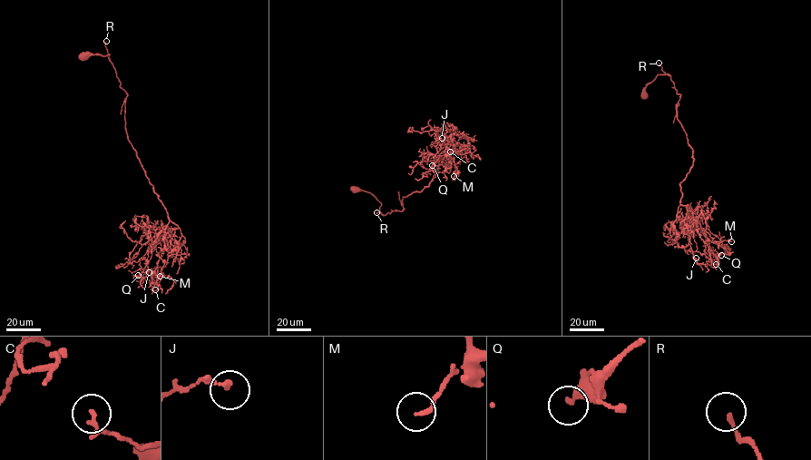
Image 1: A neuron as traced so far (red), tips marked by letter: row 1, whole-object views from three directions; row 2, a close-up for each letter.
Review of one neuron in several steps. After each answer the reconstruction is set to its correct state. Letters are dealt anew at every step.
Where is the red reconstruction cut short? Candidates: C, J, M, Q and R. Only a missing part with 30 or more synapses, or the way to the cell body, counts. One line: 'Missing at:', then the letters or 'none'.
Missing at: none

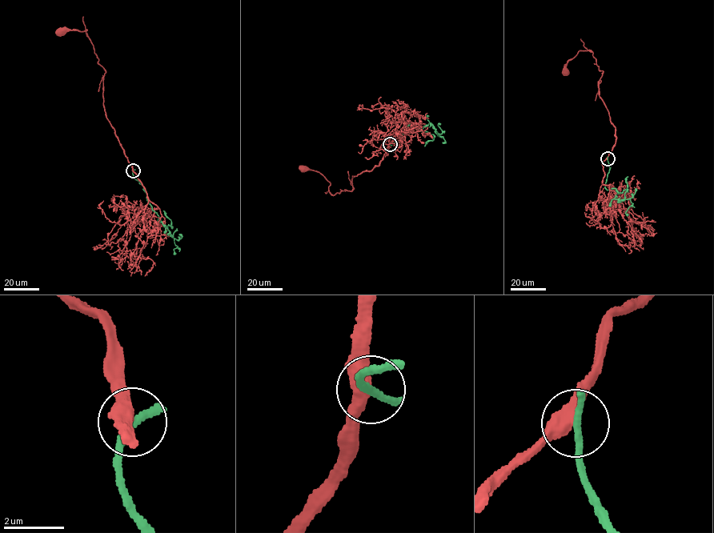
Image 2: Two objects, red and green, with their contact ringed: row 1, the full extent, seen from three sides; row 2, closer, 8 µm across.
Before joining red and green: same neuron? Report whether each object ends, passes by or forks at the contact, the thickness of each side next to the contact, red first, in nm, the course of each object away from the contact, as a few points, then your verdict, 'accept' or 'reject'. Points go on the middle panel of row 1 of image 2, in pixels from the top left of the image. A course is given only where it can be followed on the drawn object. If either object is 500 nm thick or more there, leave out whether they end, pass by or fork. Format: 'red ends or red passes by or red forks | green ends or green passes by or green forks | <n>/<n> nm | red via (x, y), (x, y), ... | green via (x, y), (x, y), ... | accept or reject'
red passes by | green ends | 480/320 nm | red via (390, 144), (379, 166), (352, 176), (351, 191), (333, 195), (322, 175), (303, 168) | green via (390, 144), (400, 139), (411, 123), (418, 130), (430, 122), (437, 134), (442, 133), (439, 125) | reject

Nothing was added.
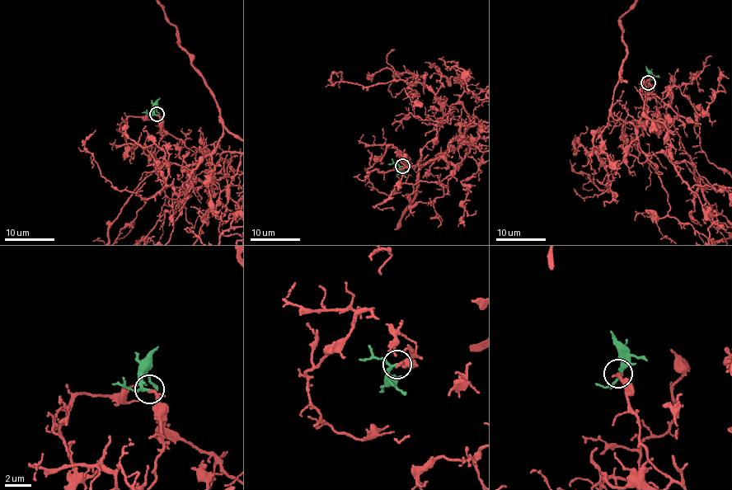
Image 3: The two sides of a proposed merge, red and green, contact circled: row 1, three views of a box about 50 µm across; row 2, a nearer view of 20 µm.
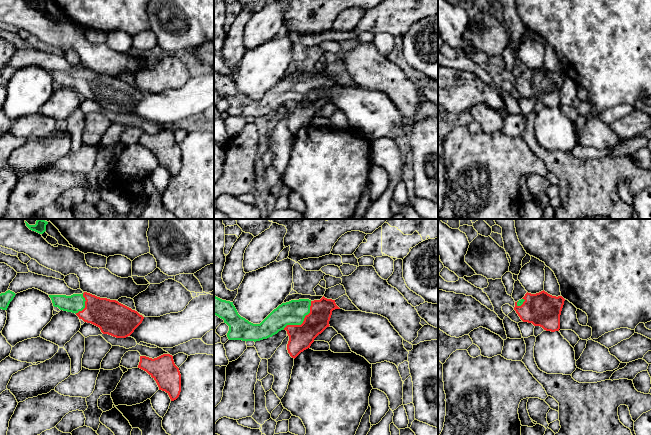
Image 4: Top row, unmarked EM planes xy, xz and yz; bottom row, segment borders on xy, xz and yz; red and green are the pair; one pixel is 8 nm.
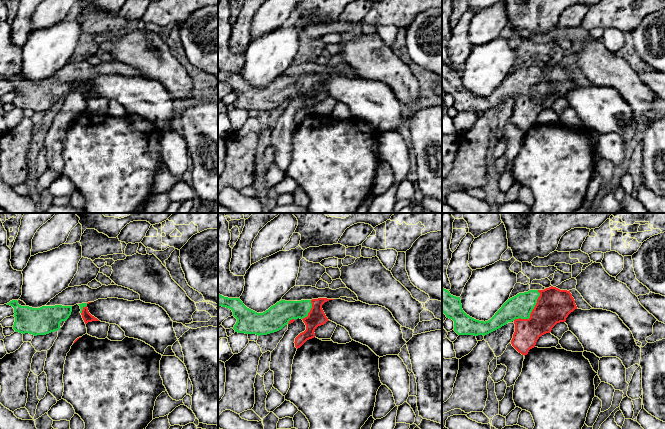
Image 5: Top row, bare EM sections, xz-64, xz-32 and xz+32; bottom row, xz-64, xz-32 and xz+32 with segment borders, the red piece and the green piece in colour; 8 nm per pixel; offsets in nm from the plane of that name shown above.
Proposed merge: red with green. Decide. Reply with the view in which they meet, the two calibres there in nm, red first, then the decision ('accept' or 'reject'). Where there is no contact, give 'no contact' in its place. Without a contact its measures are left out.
meets red in xz; 200 nm thick on the red side, 190 nm on the other; accept

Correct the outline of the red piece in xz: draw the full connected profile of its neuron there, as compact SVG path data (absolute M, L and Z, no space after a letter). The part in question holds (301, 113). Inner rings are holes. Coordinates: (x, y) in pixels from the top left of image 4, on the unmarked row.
M214 72L214 91L229 102L229 116L260 117L286 106L289 112L288 129L296 134L310 124L314 115L327 103L332 87L340 85L335 76L324 72L320 76L291 76L274 85L260 100L241 93L233 78Z

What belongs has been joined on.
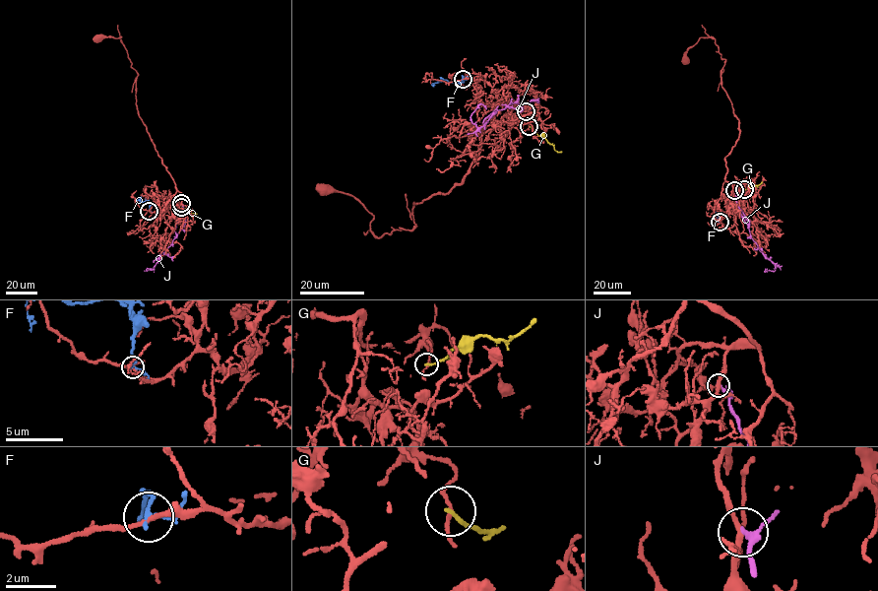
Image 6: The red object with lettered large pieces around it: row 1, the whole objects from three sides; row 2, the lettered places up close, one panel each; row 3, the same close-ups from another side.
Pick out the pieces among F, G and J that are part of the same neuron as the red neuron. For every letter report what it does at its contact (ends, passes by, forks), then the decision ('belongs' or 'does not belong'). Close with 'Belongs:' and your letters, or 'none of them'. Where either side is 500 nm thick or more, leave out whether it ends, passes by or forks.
F: it passes by; does not belong
G: it ends there; does not belong
J: it ends there; does not belong
Belongs: none of them

